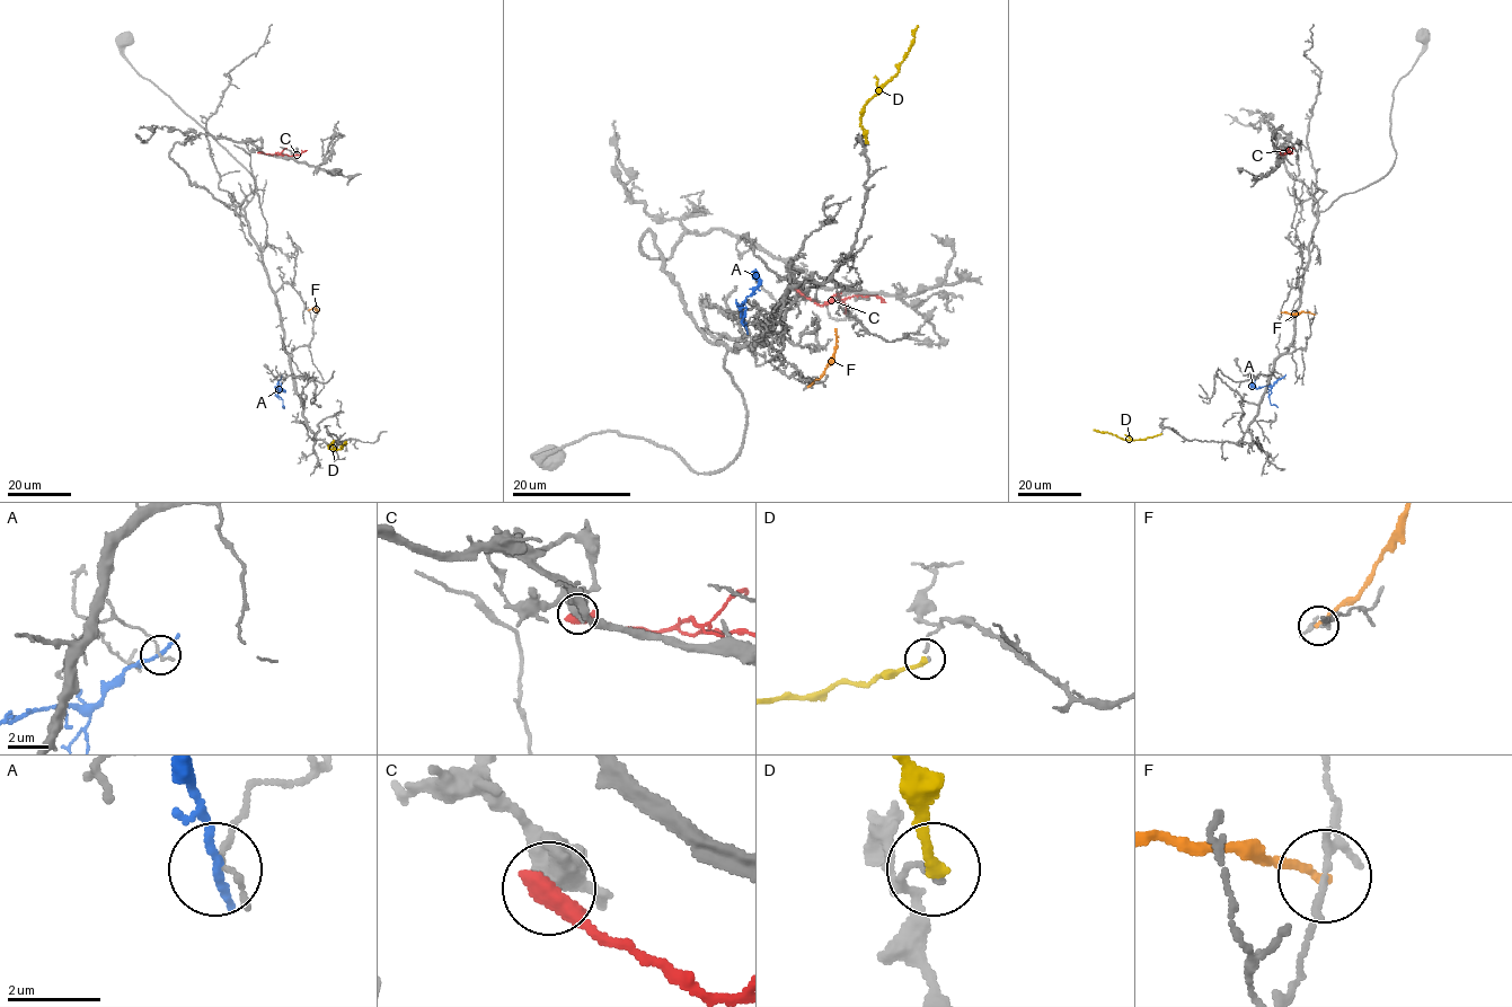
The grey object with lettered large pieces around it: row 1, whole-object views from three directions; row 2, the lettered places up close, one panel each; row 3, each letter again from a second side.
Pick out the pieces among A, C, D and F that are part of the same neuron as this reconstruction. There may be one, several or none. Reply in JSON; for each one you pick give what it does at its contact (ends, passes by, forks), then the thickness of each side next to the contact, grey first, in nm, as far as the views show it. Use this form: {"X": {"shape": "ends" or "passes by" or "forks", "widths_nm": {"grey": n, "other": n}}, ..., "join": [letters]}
{"join": []}

